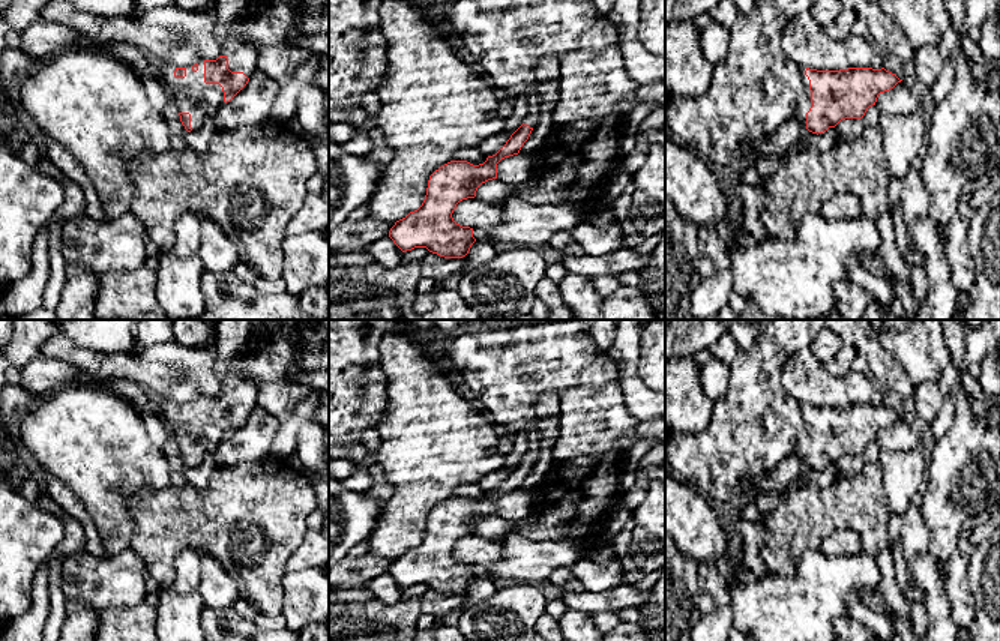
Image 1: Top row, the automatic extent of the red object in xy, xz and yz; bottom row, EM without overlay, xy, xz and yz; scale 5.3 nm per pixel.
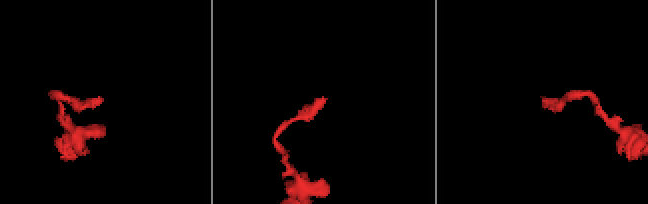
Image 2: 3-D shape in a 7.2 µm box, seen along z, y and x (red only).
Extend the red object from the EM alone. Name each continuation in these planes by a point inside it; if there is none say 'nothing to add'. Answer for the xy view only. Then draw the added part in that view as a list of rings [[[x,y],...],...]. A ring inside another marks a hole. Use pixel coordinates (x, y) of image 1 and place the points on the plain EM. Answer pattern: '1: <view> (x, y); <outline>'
1: xy (191, 431); [[[150,396],[164,423],[173,432],[173,441],[177,449],[191,450],[192,467],[198,465],[209,453],[215,453],[218,446],[225,441],[224,428],[219,420],[204,419],[204,396],[198,398],[198,407],[186,404],[185,414],[174,413],[174,402],[159,401]]]

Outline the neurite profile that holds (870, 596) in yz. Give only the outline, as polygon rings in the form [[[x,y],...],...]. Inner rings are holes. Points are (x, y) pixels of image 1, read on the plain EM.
[[[862,587],[859,590],[859,596],[859,600],[874,612],[886,615],[890,611],[890,606],[884,600],[881,591],[875,587]]]

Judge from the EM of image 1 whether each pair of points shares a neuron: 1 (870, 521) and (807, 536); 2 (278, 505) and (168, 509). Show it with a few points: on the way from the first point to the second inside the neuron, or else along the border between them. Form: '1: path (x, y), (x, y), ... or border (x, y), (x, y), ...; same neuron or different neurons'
1: path (855, 518), (825, 518), (822, 521); same neuron
2: path (251, 509), (195, 509); same neuron

